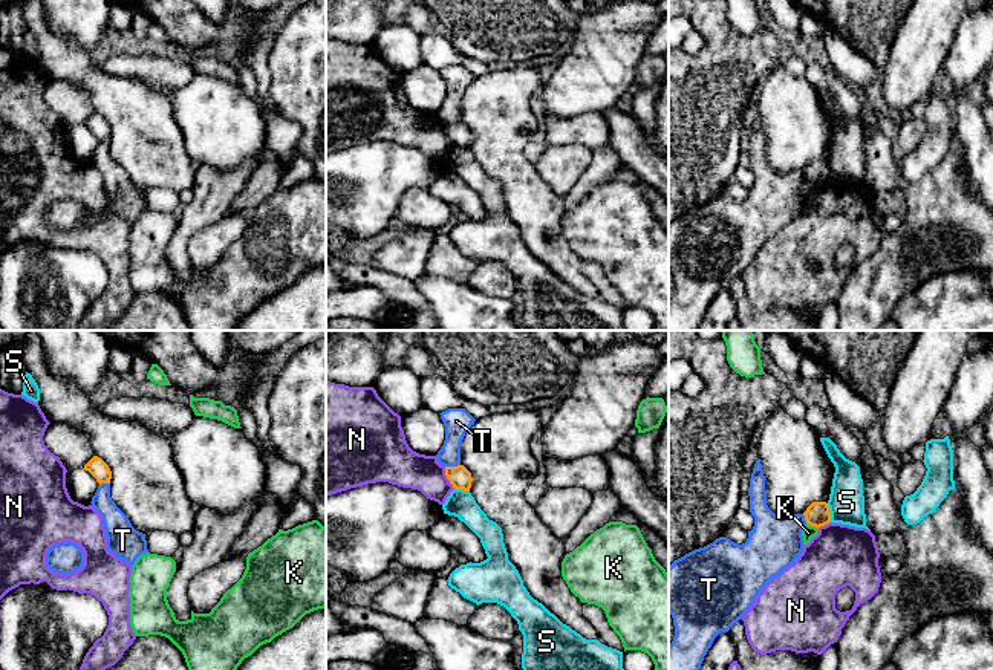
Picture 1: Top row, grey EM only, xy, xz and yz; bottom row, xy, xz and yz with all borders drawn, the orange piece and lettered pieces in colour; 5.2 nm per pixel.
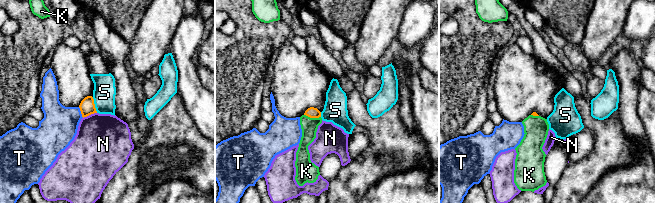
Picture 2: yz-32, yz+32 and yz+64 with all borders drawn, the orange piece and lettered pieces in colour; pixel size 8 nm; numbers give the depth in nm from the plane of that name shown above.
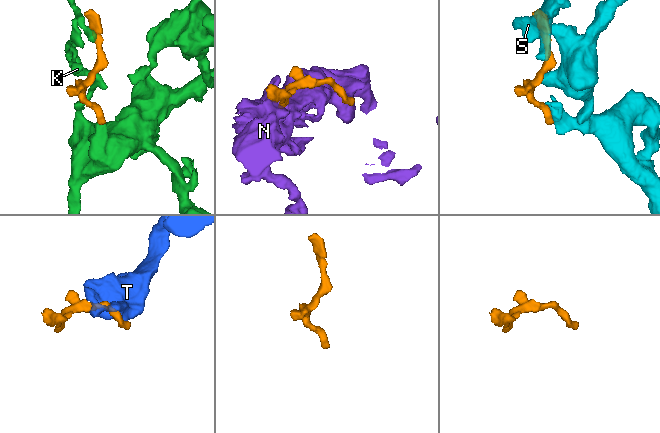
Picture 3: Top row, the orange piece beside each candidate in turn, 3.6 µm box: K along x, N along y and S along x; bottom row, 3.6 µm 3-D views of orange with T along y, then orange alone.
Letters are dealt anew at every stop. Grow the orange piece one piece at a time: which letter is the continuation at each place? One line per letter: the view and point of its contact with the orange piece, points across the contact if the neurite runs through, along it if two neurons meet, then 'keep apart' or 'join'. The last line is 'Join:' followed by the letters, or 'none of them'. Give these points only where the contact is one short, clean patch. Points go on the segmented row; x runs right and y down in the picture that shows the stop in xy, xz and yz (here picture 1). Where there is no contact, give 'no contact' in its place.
K: meets orange in yz at (813, 525); keep apart
N: meets orange in xz at (447, 478); keep apart
S: meets orange in yz at (830, 513); keep apart
T: meets orange in xz at (452, 467); keep apart
Join: none of them

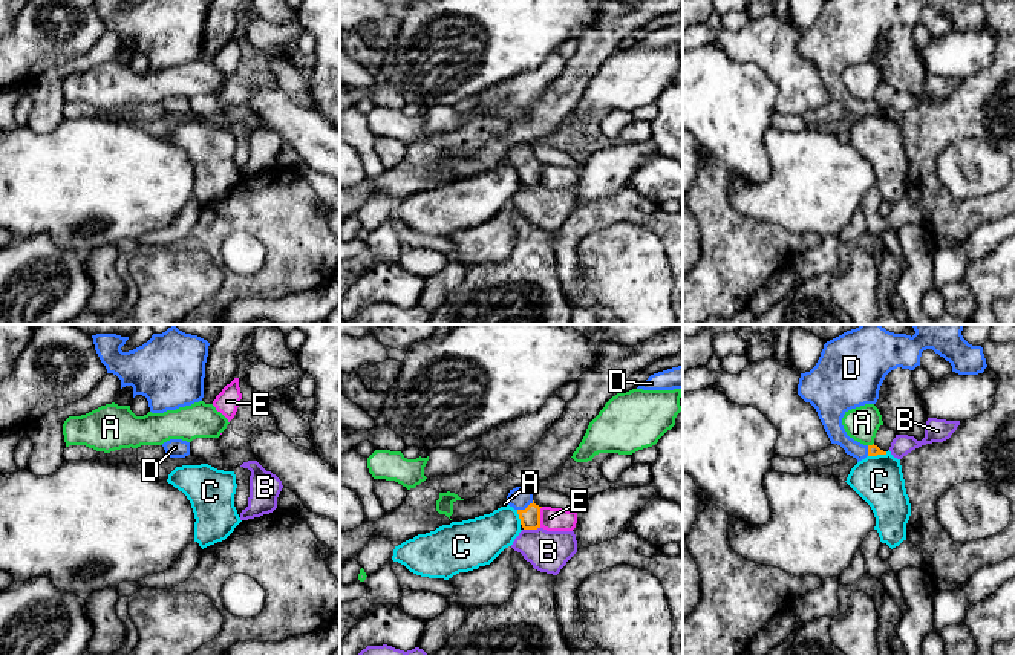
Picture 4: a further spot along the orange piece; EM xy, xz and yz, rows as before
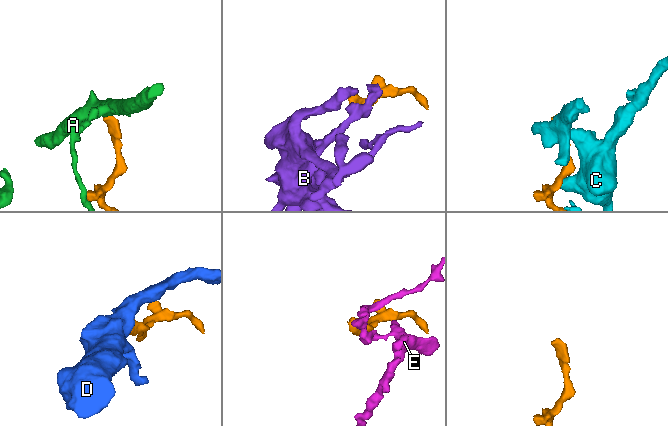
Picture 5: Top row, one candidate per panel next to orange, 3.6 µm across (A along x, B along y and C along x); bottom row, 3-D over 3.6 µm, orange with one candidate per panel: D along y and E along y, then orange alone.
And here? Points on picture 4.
A: meets orange in yz at (870, 446); border along yz (873, 443), (868, 446); keep apart
B: meets orange in xz at (531, 528); border along xz (539, 527), (524, 530); keep apart
C: meets orange in yz at (877, 453); keep apart
D: meets orange in xz at (527, 507); runs through xz (530, 518), (527, 507), (519, 498); join
E: meets orange in xz at (539, 518); keep apart
Join: D

